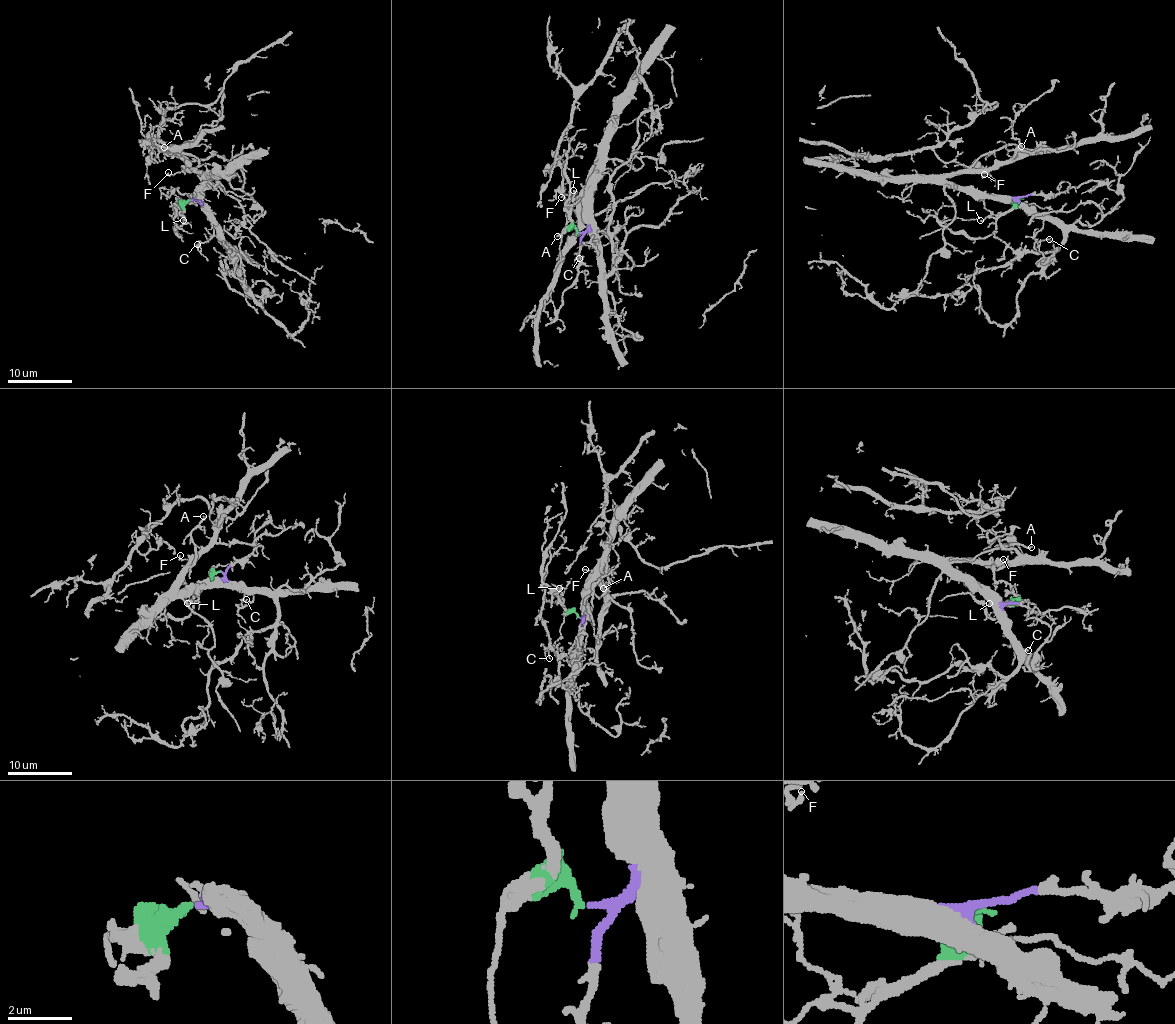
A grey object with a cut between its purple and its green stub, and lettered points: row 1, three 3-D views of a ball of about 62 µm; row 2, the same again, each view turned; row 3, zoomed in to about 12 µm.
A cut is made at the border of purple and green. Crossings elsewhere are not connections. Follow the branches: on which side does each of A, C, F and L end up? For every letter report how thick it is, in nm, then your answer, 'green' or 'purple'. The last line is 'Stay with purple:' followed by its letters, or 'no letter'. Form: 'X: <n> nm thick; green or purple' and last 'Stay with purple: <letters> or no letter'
A: 190 nm thick; purple
C: 140 nm thick; purple
F: 150 nm thick; purple
L: 140 nm thick; green
Stay with purple: A, C, F

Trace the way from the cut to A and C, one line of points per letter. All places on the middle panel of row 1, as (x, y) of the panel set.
A: (578, 232), (588, 228), (588, 190), (599, 160), (590, 184), (593, 193), (566, 213), (565, 228), (557, 236)
C: (578, 232), (591, 234), (597, 252), (597, 255), (595, 248), (586, 243), (580, 251), (580, 259)

